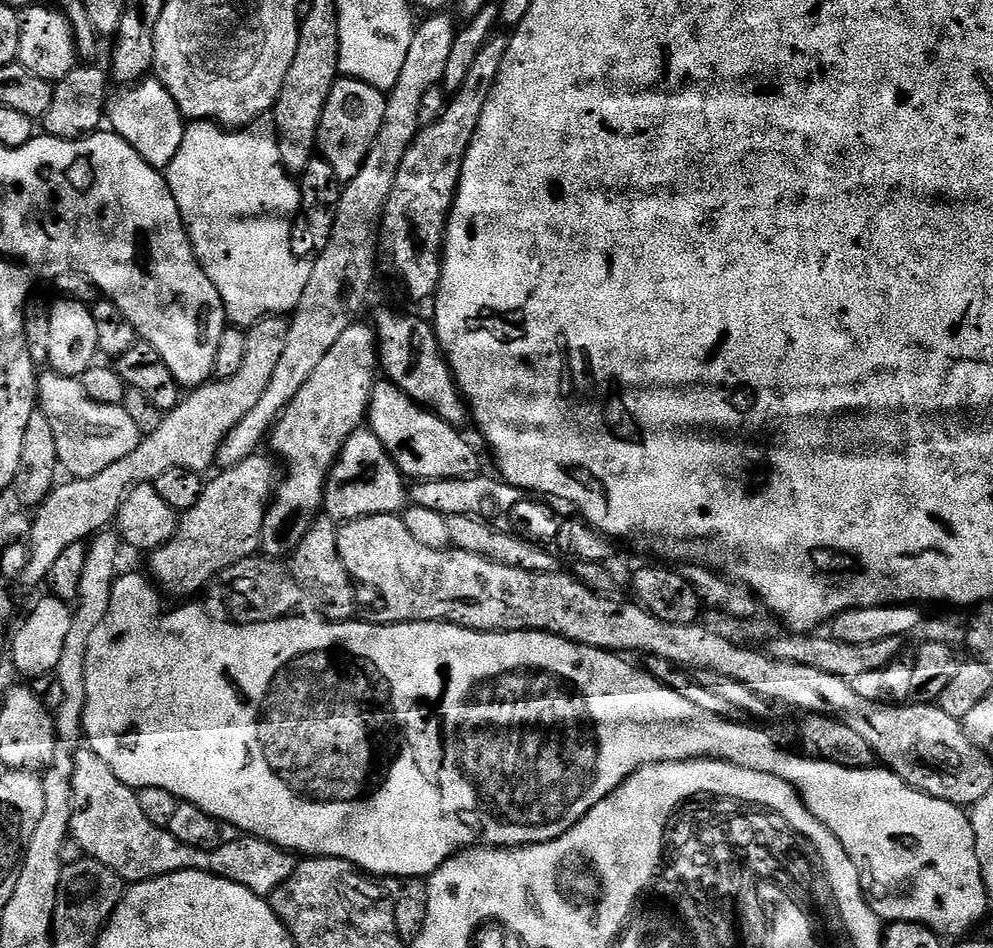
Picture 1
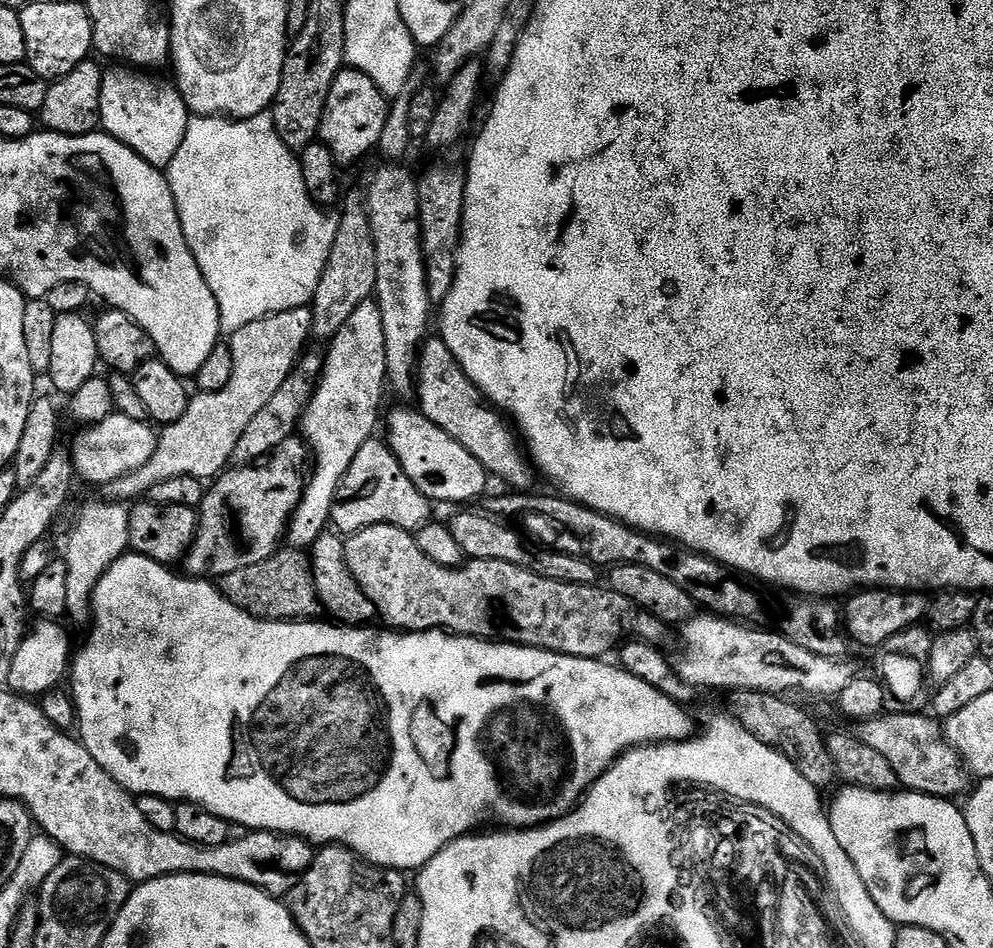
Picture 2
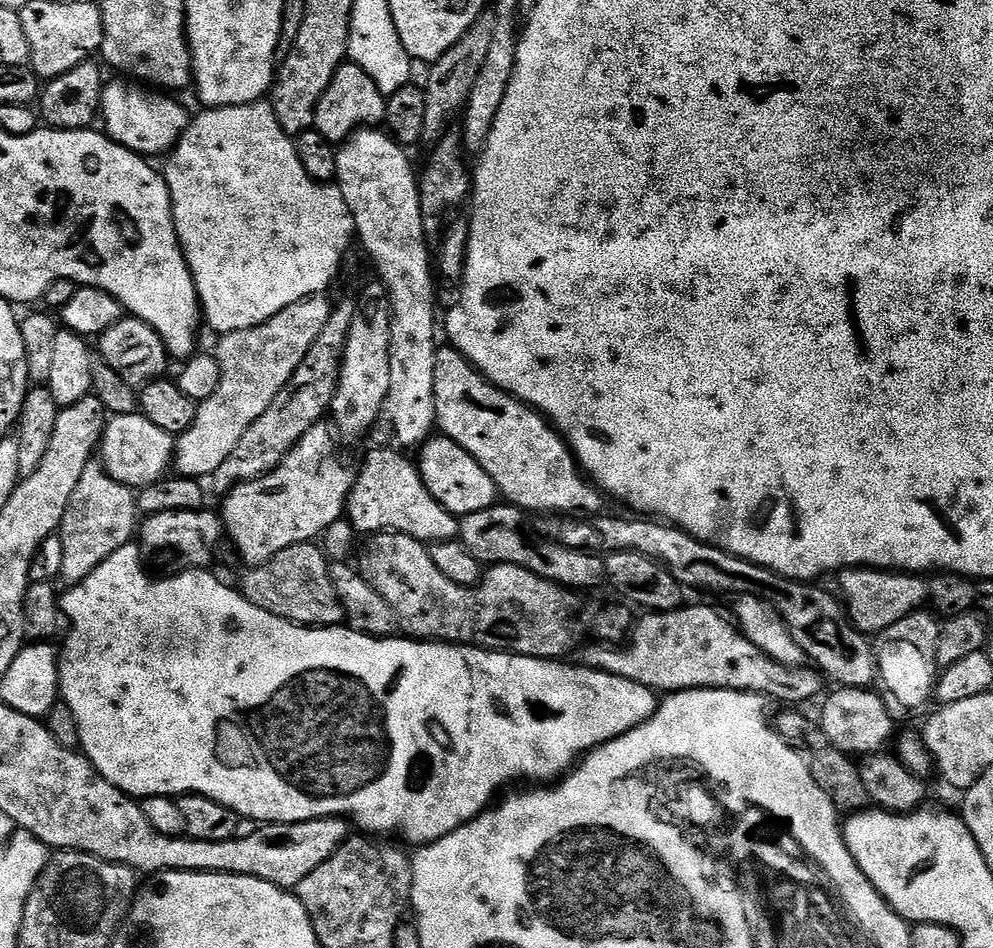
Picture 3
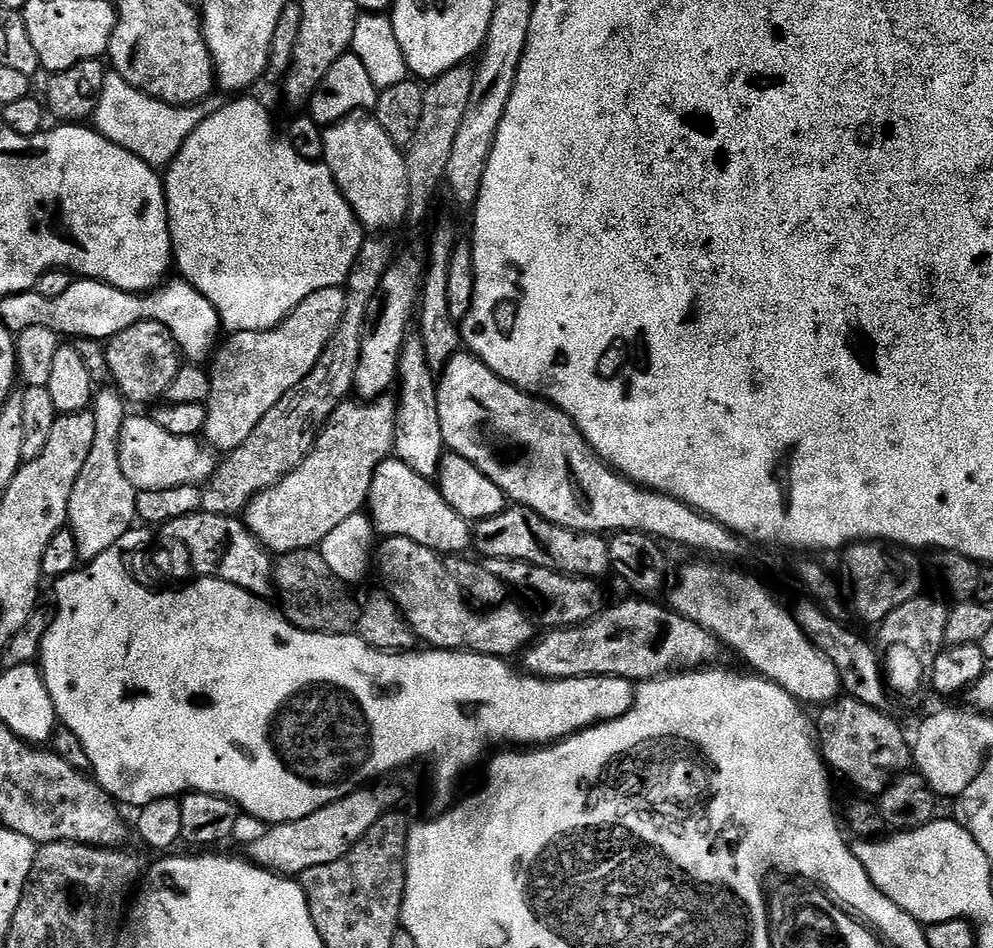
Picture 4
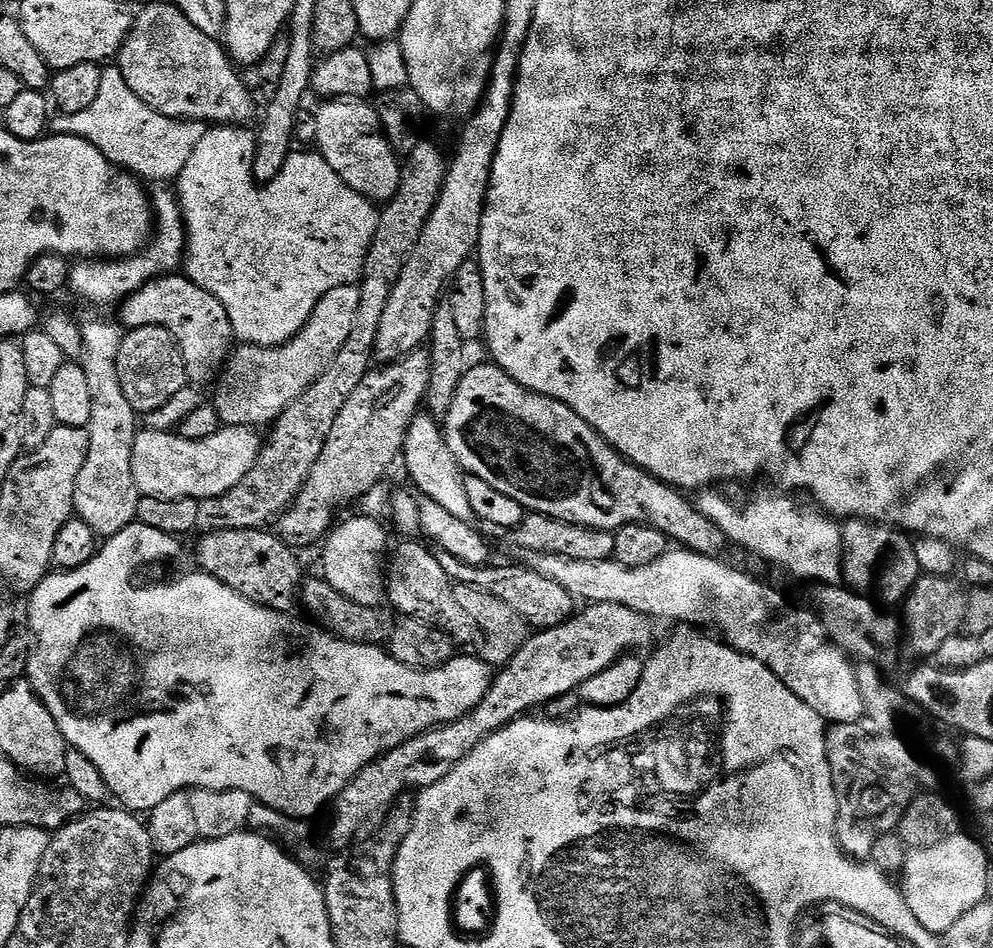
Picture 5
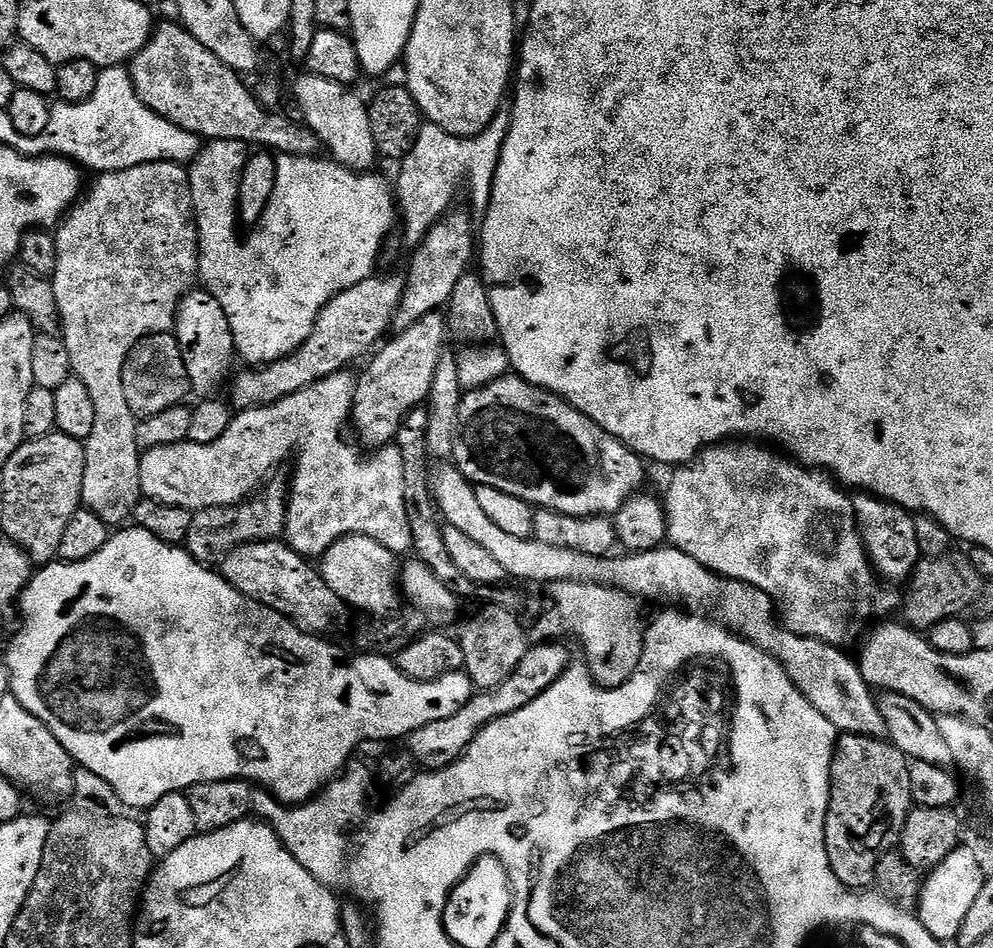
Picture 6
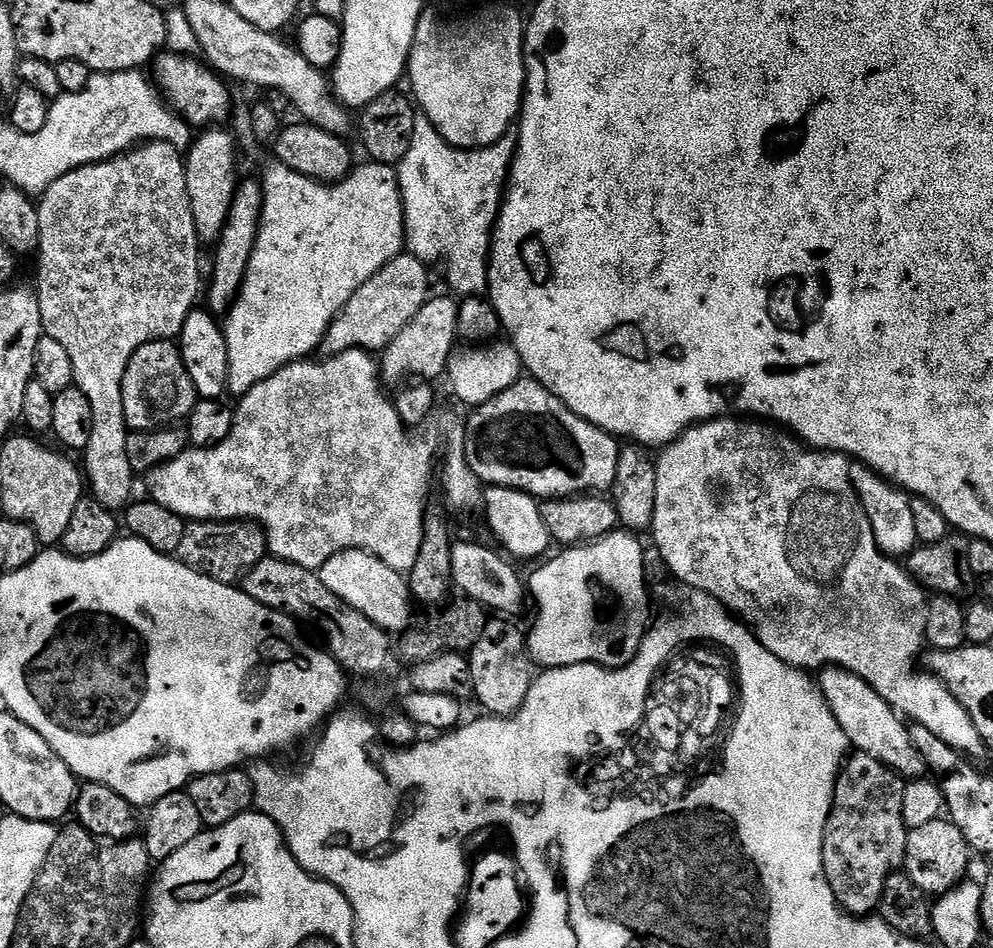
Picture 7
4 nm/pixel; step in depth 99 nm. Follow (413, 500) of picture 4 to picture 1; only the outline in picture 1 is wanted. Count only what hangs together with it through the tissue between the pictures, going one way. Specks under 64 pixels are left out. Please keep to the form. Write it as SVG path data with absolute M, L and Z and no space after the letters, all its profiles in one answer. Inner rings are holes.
M357 428L342 446L324 487L323 515L337 522L367 516L390 516L403 513L406 507L406 480L400 475L390 454L378 442L371 428Z

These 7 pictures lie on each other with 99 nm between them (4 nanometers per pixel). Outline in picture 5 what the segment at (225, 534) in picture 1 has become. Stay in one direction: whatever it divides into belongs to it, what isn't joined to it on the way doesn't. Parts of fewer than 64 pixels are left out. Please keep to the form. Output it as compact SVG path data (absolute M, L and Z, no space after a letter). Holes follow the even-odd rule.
M417 350L411 352L409 356L404 357L402 360L388 362L383 366L373 367L372 371L366 374L366 378L362 378L362 383L354 389L354 394L350 394L350 398L346 398L346 406L342 406L342 410L338 410L338 418L334 418L334 430L330 430L330 438L326 438L326 446L322 446L322 454L318 454L318 462L314 462L314 470L309 474L308 481L304 483L303 490L297 494L296 501L280 515L278 534L287 544L291 544L293 549L301 550L300 548L308 548L311 544L316 543L316 545L319 545L321 541L327 537L328 533L332 531L334 521L337 519L336 511L338 511L339 508L346 507L347 504L354 503L355 500L363 501L368 493L383 481L380 479L391 470L392 463L394 463L395 460L397 463L398 457L404 450L406 430L410 426L412 419L421 411L422 405L424 404L424 395L426 394L428 383L430 382L430 370L430 358L428 357L427 351Z

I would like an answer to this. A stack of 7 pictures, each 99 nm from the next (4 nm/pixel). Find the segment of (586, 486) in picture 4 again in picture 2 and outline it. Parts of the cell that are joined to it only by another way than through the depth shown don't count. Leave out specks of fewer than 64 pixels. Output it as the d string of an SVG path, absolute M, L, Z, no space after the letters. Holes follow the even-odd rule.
M439 335L425 339L419 353L414 373L414 392L420 395L419 411L424 413L434 426L446 430L454 442L466 446L478 462L488 471L489 477L505 480L512 490L528 490L532 484L534 468L526 459L525 449L509 421L488 403L488 399L466 378L462 366ZM504 420L505 421L504 421ZM509 428L509 429L508 429ZM525 460L525 461L524 461Z

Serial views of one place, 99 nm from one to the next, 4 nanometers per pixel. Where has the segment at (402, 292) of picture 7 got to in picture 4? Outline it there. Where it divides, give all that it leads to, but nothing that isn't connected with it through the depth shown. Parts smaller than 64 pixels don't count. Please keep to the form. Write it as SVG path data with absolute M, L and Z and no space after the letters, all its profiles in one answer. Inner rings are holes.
M343 287L318 290L302 301L278 327L261 332L233 332L227 337L229 340L225 342L224 349L222 344L215 353L216 361L210 367L212 397L206 405L208 413L202 433L203 439L217 453L227 454L242 446L242 442L254 434L254 426L258 426L258 422L262 422L262 418L266 418L266 414L270 414L270 410L274 410L274 406L278 406L278 402L282 402L282 398L290 394L290 390L294 390L294 386L298 386L306 374L310 374L310 370L314 370L318 358L322 358L326 346L334 338L345 310Z

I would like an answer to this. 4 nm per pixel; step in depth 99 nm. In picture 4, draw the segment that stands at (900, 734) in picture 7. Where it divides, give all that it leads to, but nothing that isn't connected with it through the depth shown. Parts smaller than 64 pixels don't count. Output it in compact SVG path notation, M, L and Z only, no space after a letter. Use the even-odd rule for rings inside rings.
M409 338L400 352L398 369L398 403L396 405L395 459L406 462L410 470L432 478L439 473L440 459L446 455L446 445L442 438L442 422L438 418L438 380L432 367L426 362L426 350L419 338ZM712 562L704 563L708 564L692 564L682 569L676 585L674 580L671 585L672 611L710 630L725 649L733 648L752 667L749 669L753 673L771 680L801 705L823 706L841 695L840 672L834 662L830 662L826 654L819 652L814 642L810 642L789 609L787 612L754 577L727 572L724 569L727 567Z

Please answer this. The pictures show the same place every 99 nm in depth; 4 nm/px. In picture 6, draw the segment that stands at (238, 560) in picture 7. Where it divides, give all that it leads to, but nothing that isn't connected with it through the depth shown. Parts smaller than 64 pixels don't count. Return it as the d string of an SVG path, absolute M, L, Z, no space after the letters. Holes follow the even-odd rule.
M269 479L251 499L243 504L214 506L193 511L186 551L200 564L216 566L238 546L246 546L250 542L281 539L288 527L290 492L285 481L283 484L276 479Z

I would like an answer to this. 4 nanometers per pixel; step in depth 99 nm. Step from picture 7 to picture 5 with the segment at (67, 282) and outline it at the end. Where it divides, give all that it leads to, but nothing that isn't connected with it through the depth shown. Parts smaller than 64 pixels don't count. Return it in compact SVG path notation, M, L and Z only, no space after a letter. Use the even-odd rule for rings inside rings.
M160 186L150 196L155 216L154 231L150 239L135 256L123 258L84 258L71 265L72 273L68 279L68 288L80 300L88 304L119 305L128 296L138 291L144 284L161 276L175 273L184 263L188 247L188 234L184 230L184 215L180 209L180 200L175 191L168 186ZM92 320L83 325L84 355L82 363L86 370L86 379L90 386L90 399L94 407L90 409L90 422L87 429L90 434L90 450L86 454L86 466L82 466L82 474L78 474L78 486L74 486L75 515L79 516L98 538L107 538L126 530L126 526L137 523L140 491L134 482L132 455L138 431L138 414L130 402L126 402L126 394L122 394L122 382L118 382L118 350L122 332L115 323L107 324L104 320Z

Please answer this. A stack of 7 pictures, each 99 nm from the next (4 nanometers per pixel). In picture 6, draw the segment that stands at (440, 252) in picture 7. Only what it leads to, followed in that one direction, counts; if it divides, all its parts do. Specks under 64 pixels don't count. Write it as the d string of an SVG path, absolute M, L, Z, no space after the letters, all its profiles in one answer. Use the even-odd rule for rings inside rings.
M505 99L500 104L499 112L495 115L490 126L478 136L456 136L446 133L440 126L434 126L433 123L426 122L421 125L418 141L410 154L401 161L398 184L394 186L397 197L397 203L402 217L402 228L406 230L404 238L410 248L419 247L429 231L435 227L441 217L448 214L453 209L453 204L458 195L461 194L464 186L467 184L470 192L471 202L485 211L492 198L492 187L495 184L496 170L500 162L501 152L504 149L505 142L509 136L510 127L513 126L513 99Z

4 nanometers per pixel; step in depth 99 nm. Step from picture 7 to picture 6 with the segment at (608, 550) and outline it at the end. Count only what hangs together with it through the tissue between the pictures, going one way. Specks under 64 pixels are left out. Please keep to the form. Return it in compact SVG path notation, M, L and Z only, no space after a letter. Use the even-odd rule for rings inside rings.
M563 580L551 585L552 605L544 612L544 617L536 624L537 637L540 638L564 638L568 636L580 636L580 644L584 647L586 667L596 680L596 683L604 688L617 688L627 682L638 670L638 662L642 662L642 650L644 649L644 633L646 631L646 616L640 613L641 601L621 588L607 588L601 584L579 584Z

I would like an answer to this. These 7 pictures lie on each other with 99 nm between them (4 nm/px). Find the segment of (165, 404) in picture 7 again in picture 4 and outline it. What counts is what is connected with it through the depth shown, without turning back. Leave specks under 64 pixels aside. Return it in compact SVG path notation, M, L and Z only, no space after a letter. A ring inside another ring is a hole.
M139 321L129 329L122 330L121 333L107 341L104 353L106 362L110 366L111 383L115 385L129 405L148 403L151 405L153 402L159 401L167 393L170 382L174 382L174 374L178 374L178 370L182 366L180 348L177 347L170 330L165 325L159 324L158 321Z

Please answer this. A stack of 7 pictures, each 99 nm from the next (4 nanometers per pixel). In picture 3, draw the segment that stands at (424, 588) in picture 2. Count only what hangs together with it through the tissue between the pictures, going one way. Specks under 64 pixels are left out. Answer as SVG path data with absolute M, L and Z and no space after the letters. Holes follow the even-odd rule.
M405 532L371 537L359 571L396 611L399 627L425 642L447 642L494 652L512 652L539 660L560 660L576 644L572 615L577 593L513 564L498 564L483 573L478 586L455 584L432 561L431 551Z

